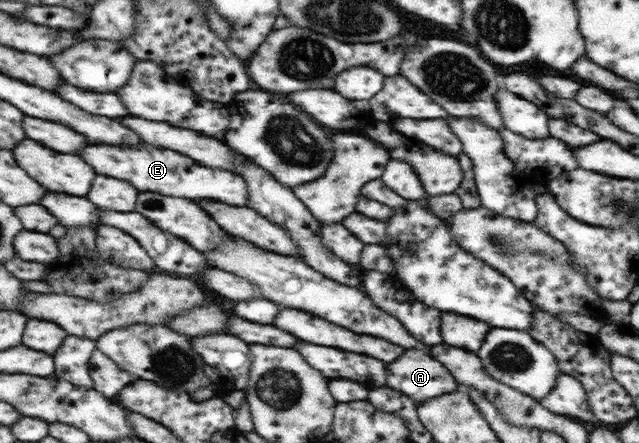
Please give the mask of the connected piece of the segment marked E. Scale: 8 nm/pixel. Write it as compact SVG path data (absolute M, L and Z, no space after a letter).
M92 145L84 149L84 159L100 171L100 175L112 175L118 179L128 179L130 183L136 183L140 191L160 191L162 195L184 195L190 199L198 197L212 197L220 199L224 203L232 205L246 205L248 191L246 180L238 177L238 174L222 169L210 169L198 165L194 159L186 159L186 155L178 151L158 149L152 145L144 145L140 149L124 149L114 145Z

